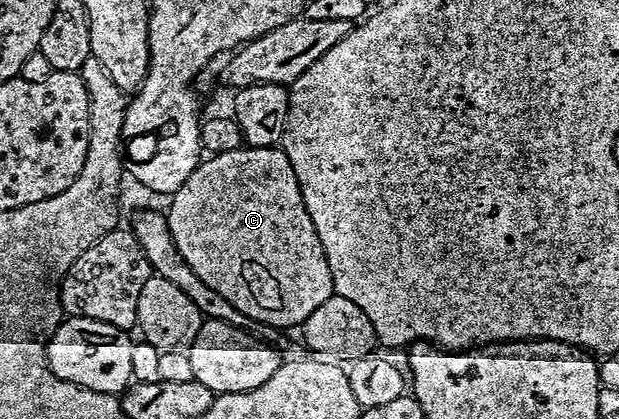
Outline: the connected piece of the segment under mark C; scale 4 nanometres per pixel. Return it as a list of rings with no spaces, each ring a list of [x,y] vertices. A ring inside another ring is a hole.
[[[244,147],[208,156],[206,159],[200,160],[199,166],[189,175],[189,179],[185,179],[185,183],[181,183],[181,187],[173,194],[170,201],[171,210],[167,209],[165,214],[168,229],[176,243],[177,251],[181,251],[185,263],[189,263],[189,267],[193,267],[197,276],[209,287],[213,287],[213,291],[225,295],[225,299],[229,299],[229,303],[233,303],[233,307],[237,307],[237,311],[245,311],[245,315],[263,321],[266,325],[280,327],[295,325],[295,327],[299,327],[302,326],[305,319],[309,319],[309,315],[313,315],[313,311],[317,311],[317,307],[321,307],[321,303],[325,303],[325,299],[329,299],[334,294],[333,275],[329,271],[329,259],[325,259],[325,247],[321,247],[321,239],[317,239],[317,231],[313,227],[313,219],[309,219],[309,211],[305,207],[305,199],[301,195],[301,187],[297,183],[297,175],[293,171],[293,163],[289,163],[282,148],[252,149]]]

